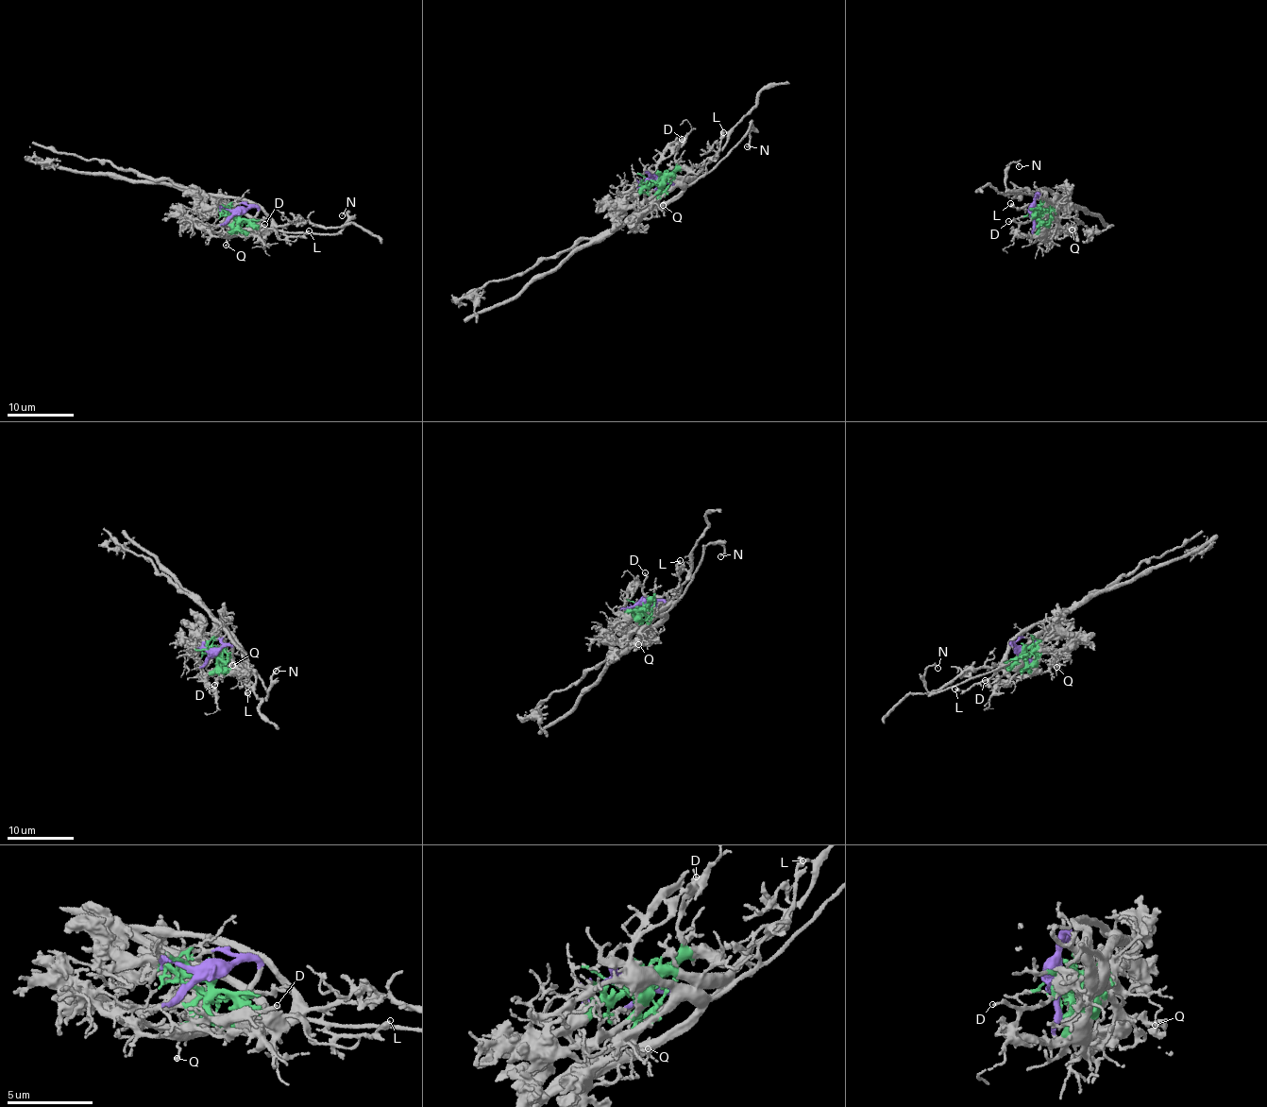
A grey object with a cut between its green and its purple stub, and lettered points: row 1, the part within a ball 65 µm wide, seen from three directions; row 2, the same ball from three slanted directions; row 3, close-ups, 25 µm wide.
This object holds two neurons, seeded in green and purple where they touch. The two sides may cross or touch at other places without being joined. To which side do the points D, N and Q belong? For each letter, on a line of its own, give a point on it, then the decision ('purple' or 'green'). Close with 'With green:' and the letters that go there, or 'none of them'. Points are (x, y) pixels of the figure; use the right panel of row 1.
D: at (1008, 221); green
N: at (1019, 166); purple
Q: at (1072, 229); purple
With green: D

